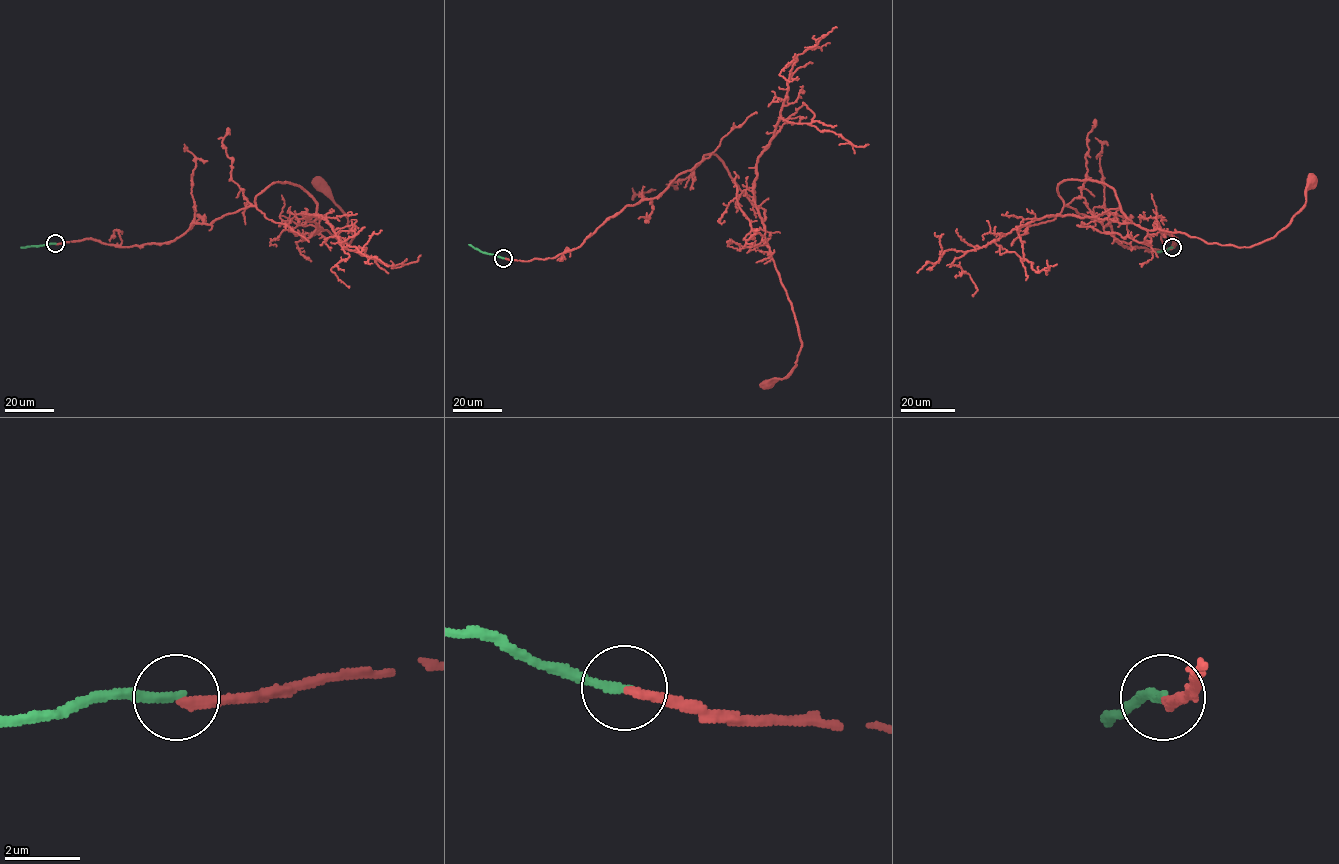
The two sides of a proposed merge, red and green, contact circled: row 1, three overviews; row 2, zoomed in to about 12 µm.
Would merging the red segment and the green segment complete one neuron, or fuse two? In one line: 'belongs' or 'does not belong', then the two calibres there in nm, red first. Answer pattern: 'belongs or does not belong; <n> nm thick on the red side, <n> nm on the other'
does not belong; 240 nm thick on the red side, 240 nm on the other

